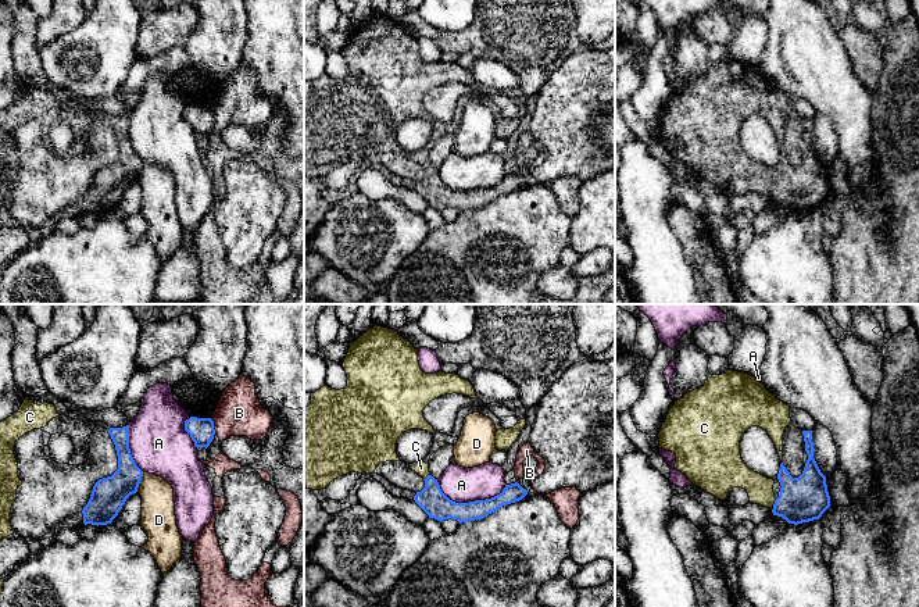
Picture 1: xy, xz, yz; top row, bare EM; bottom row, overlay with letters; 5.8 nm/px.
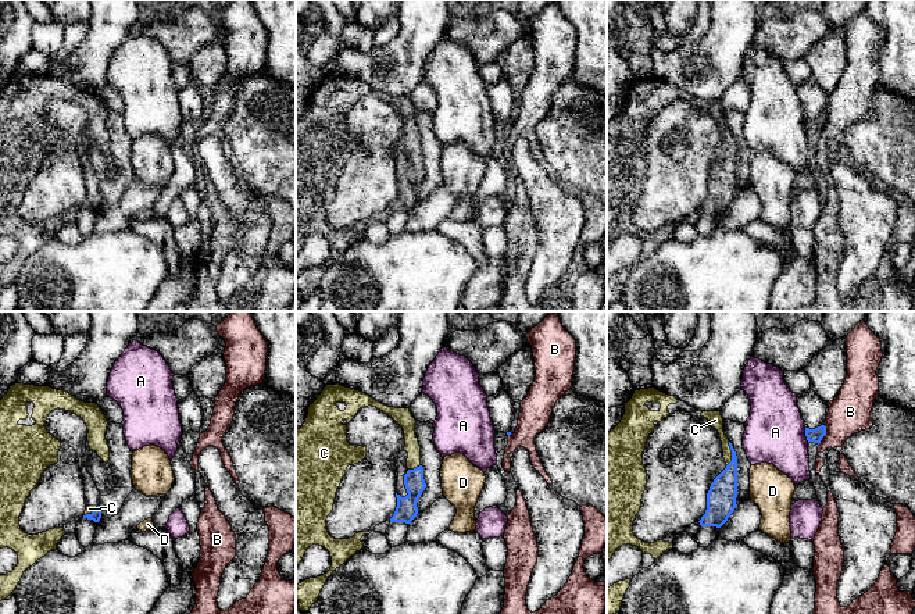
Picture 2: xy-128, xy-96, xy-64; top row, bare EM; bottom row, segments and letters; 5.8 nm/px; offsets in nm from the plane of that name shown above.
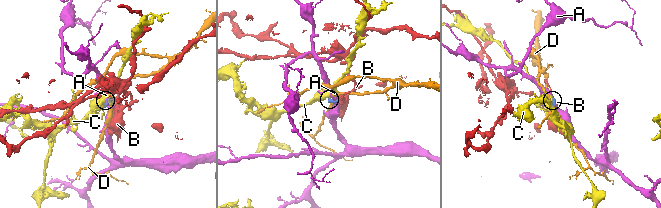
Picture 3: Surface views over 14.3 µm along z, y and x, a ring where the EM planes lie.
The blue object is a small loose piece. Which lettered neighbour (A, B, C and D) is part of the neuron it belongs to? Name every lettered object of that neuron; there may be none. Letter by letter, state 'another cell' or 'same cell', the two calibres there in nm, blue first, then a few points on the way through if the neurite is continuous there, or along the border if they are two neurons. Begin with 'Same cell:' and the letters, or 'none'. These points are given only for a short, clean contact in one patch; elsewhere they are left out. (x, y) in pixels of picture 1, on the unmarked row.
Same cell: C
A: another cell; 160 nm thick on the blue side, 200 nm on the other
B: another cell; 150 nm thick on the blue side, 280 nm on the other; border along xy (210, 107), (215, 122)
C: same cell; 260 nm thick on the blue side, 150 nm on the other
D: another cell; 200 nm thick on the blue side, 200 nm on the other; border along xy (143, 161), (136, 179)

